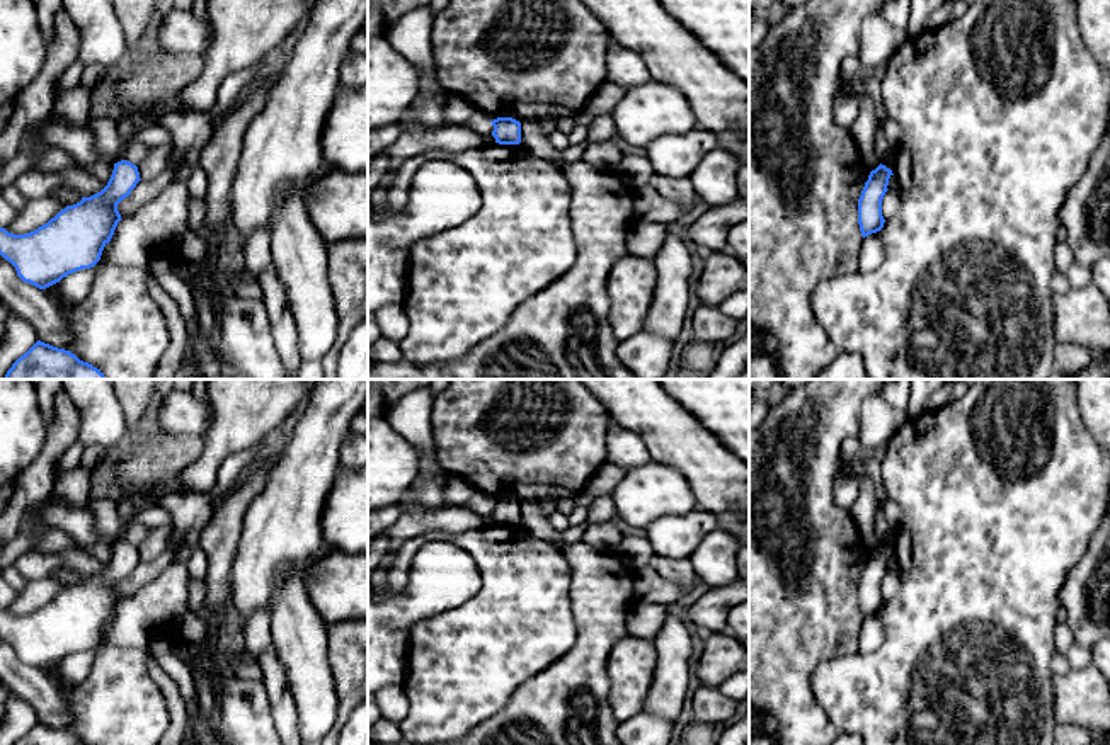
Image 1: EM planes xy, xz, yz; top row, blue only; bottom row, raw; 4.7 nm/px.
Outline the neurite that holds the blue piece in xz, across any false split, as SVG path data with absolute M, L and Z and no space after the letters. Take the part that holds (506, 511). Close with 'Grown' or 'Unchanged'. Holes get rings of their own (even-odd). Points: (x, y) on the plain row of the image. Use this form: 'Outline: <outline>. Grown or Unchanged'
Outline: M497 498L490 502L494 507L492 517L499 526L519 526L521 524L521 503L512 498Z. Unchanged

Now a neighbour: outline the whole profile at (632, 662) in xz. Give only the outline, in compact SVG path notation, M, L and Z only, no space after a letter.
M625 636L609 651L608 704L618 721L625 721L642 711L645 696L657 667L654 640Z

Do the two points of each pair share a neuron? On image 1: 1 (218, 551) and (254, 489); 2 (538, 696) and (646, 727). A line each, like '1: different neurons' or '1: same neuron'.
1: same neuron
2: different neurons

